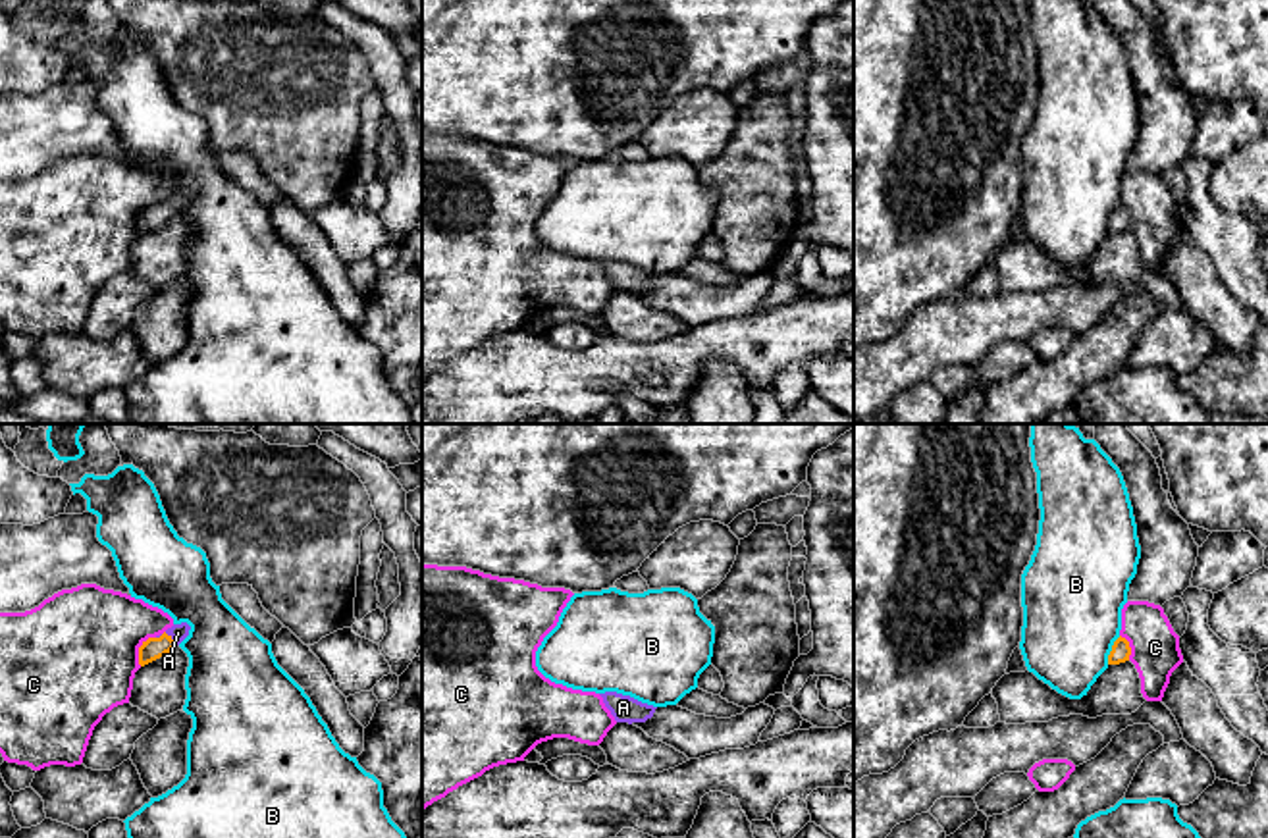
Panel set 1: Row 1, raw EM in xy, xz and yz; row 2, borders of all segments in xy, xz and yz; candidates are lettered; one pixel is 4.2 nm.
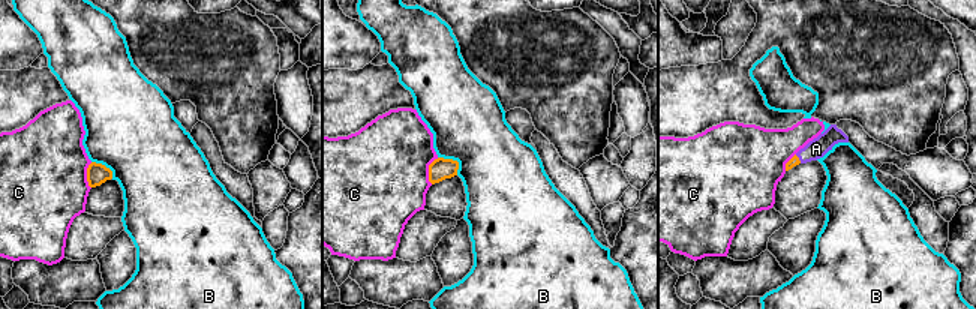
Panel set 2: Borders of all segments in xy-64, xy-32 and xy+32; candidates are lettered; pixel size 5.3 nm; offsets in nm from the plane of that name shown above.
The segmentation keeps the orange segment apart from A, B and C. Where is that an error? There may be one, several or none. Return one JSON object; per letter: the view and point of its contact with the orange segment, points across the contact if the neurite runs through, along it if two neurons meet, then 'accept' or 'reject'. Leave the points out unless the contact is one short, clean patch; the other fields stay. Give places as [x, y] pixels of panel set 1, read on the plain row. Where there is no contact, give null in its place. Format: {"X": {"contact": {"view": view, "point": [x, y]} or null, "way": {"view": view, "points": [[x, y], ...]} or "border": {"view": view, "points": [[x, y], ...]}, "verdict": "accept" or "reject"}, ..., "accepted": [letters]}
{"A": {"contact": {"view": "xy", "point": [166, 203]}, "way": {"view": "xy", "points": [[155, 216], [166, 203], [178, 201]]}, "verdict": "accept"}, "B": {"contact": {"view": "yz", "point": [1112, 218]}, "border": {"view": "yz", "points": [[1120, 205], [1107, 232]]}, "verdict": "reject"}, "C": {"contact": {"view": "xy", "point": [139, 218]}, "verdict": "reject"}, "accepted": ["A"]}

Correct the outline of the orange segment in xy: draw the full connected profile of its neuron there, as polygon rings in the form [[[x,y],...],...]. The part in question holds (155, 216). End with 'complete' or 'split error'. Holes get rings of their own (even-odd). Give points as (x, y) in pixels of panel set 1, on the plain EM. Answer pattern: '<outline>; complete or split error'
[[[187,191],[173,193],[164,202],[148,206],[139,216],[139,233],[145,235],[179,214],[189,204],[191,195]]]; split error

